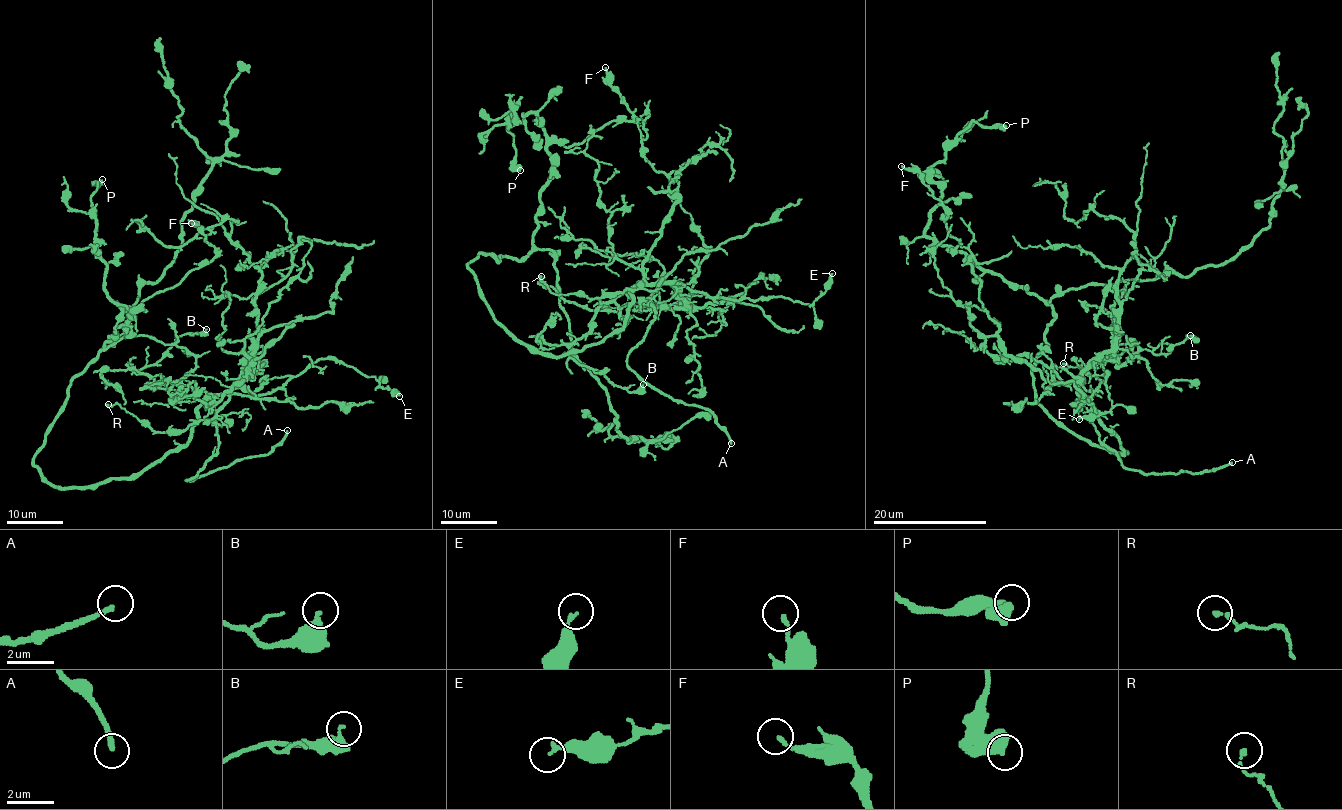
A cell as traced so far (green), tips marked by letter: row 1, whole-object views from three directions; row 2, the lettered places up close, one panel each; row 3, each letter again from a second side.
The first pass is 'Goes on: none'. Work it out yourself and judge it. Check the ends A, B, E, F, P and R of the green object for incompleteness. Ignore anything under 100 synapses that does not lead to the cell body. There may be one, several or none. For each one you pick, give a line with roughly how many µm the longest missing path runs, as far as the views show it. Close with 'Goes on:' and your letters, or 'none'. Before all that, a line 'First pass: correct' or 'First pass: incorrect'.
First pass: incorrect
A: Missing length about 30 µm
Goes on: A

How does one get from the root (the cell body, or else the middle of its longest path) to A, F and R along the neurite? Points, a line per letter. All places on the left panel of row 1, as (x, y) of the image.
A: (45, 480), (137, 476), (219, 396), (218, 451), (187, 480), (267, 455), (287, 430)
F: (45, 480), (34, 454), (70, 382), (126, 323), (125, 310), (216, 255), (191, 223)
R: (45, 480), (66, 488), (137, 476), (186, 444), (198, 407), (228, 396), (211, 419), (165, 432), (108, 404)

